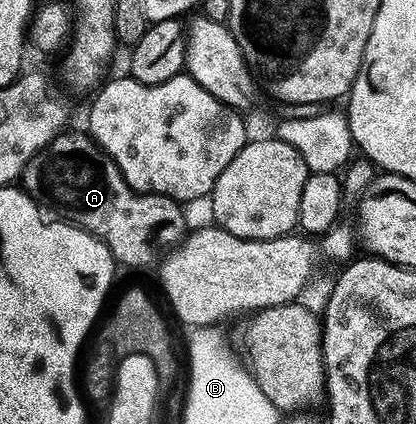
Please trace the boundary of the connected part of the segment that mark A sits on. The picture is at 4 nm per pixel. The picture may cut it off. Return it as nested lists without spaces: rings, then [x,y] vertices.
[[[70,132],[59,133],[40,152],[34,154],[34,158],[26,164],[26,169],[22,172],[21,188],[25,189],[39,206],[47,210],[55,209],[58,212],[55,214],[59,218],[100,238],[119,266],[127,265],[130,269],[157,266],[166,254],[172,252],[177,245],[181,245],[182,240],[186,238],[188,226],[186,217],[182,214],[183,206],[171,197],[159,193],[137,193],[124,179],[120,167],[116,167],[114,160],[96,144],[89,132]]]

